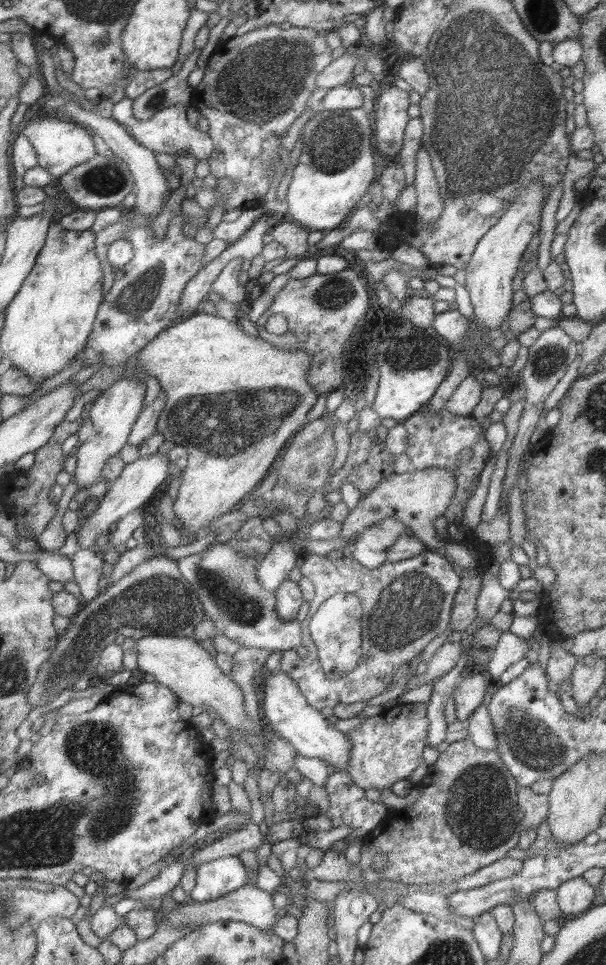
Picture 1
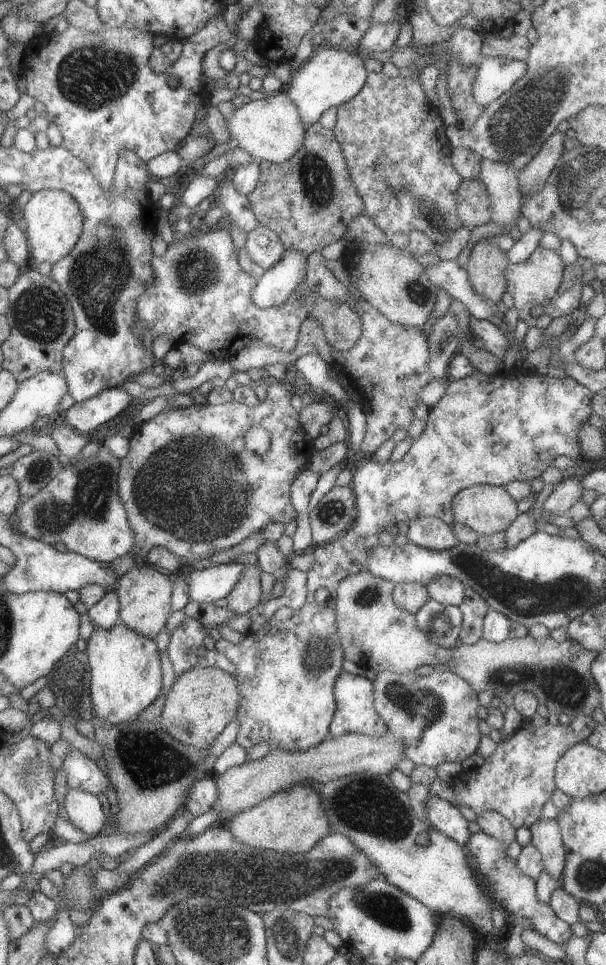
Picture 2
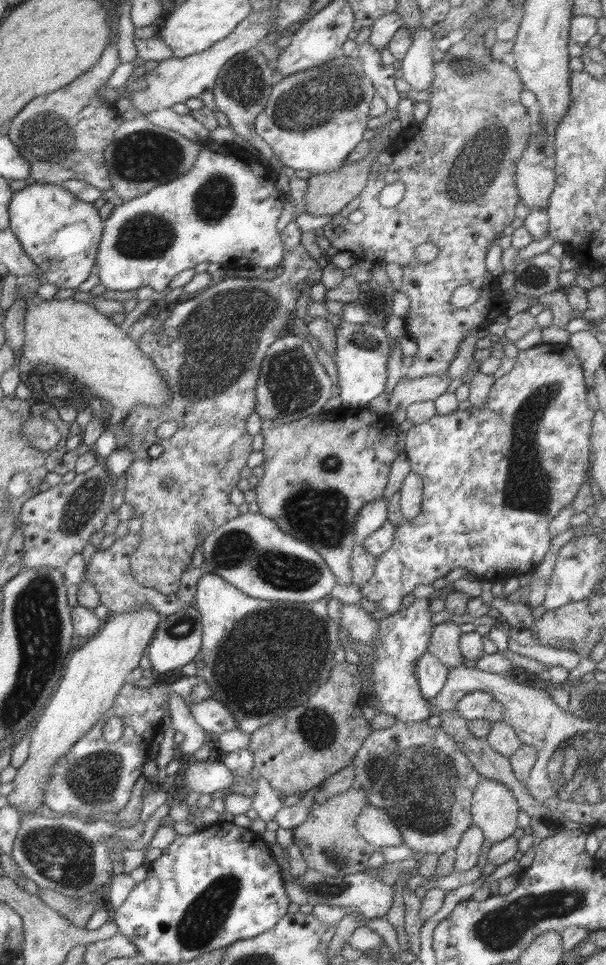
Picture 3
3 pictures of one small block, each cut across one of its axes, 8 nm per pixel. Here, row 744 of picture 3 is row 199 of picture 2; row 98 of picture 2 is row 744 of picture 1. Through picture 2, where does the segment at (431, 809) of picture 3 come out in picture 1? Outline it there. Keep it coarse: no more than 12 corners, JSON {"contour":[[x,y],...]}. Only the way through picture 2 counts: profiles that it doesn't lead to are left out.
{"contour":[[399,703],[344,732],[364,791],[407,779],[428,745],[427,703]]}

